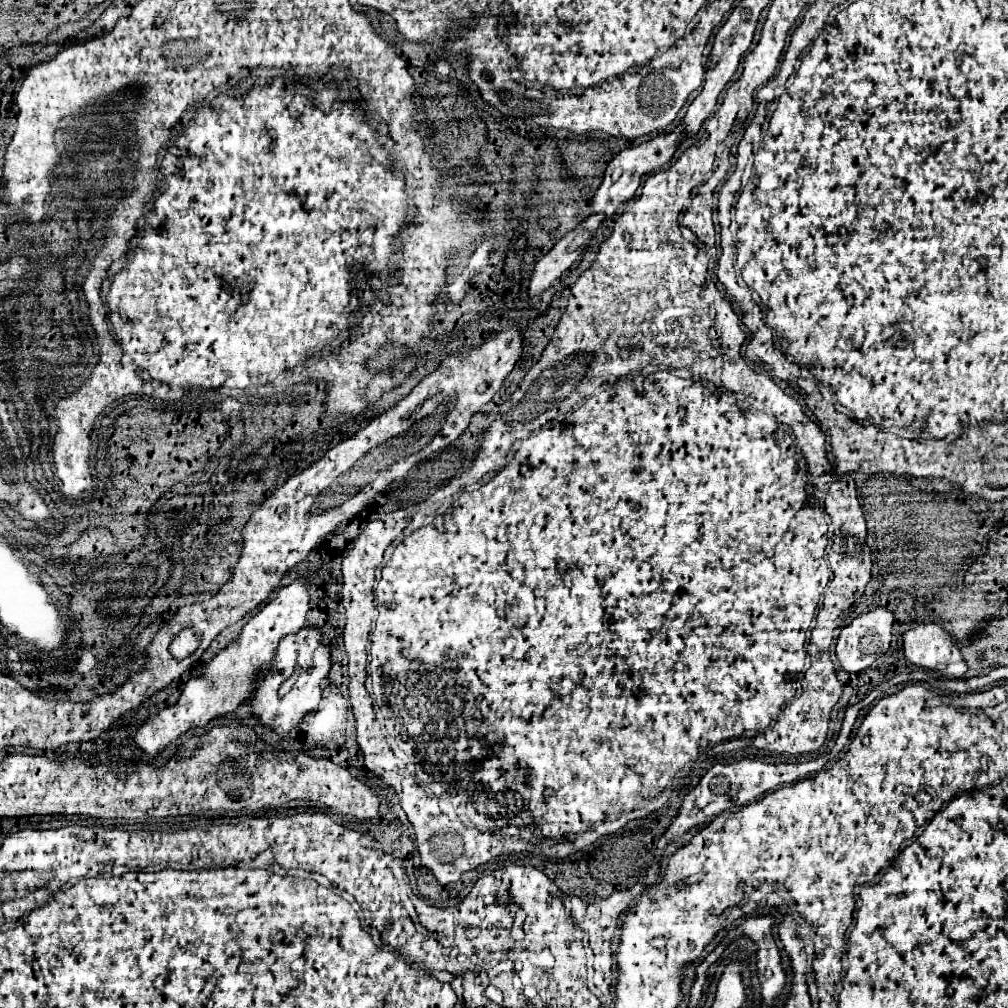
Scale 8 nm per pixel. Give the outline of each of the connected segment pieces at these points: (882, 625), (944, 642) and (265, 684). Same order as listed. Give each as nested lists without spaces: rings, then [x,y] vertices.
[[[875,608],[857,616],[837,638],[837,658],[841,666],[855,674],[869,668],[889,650],[893,614],[887,608]]]
[[[919,624],[903,634],[905,658],[915,666],[937,670],[947,678],[961,678],[967,672],[967,664],[951,640],[947,630],[939,624]]]
[[[301,628],[295,636],[285,636],[279,642],[271,668],[251,698],[251,714],[279,736],[287,736],[303,720],[305,714],[317,708],[321,700],[321,684],[327,678],[329,668],[329,650],[323,644],[321,632],[317,628]]]

